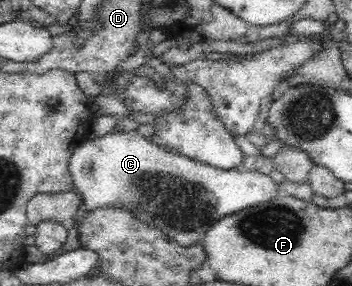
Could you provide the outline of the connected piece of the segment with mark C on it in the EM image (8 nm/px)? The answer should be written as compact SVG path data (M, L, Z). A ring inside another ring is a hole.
M116 126L107 134L92 142L94 146L78 144L69 159L70 176L74 191L81 195L85 212L98 207L116 206L126 209L142 223L160 229L168 239L174 239L180 246L195 245L205 236L207 230L220 218L238 212L260 202L272 200L276 195L277 184L268 175L258 171L248 171L242 165L230 170L214 168L204 162L191 160L178 152L164 149L163 146L150 142L137 131L118 130ZM124 202L132 202L136 210L124 208Z

